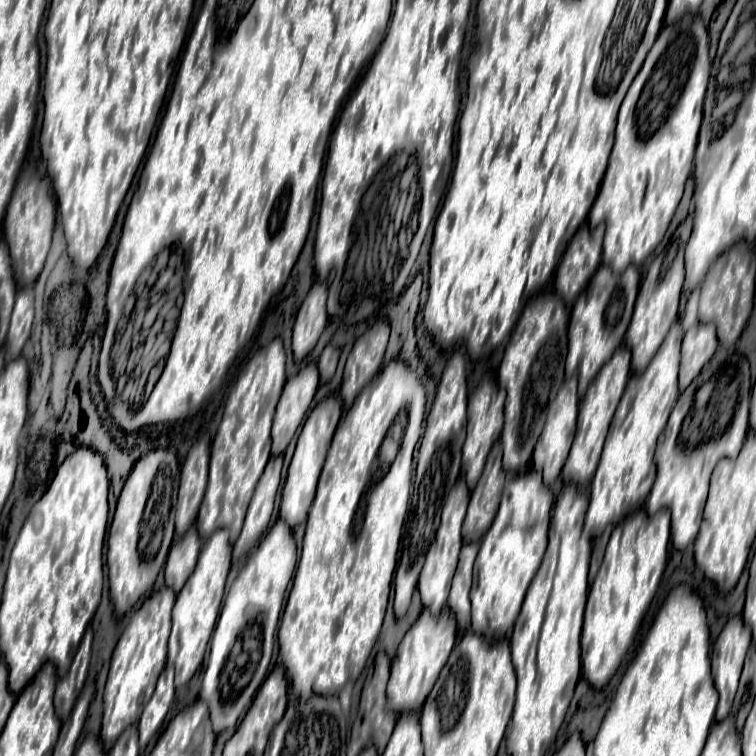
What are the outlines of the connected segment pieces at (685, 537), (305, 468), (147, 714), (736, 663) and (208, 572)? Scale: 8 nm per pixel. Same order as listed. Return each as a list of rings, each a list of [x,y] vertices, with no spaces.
[[[709,363],[687,388],[687,391],[683,395],[680,395],[669,416],[655,452],[656,479],[644,503],[646,512],[650,516],[655,515],[659,509],[663,508],[671,511],[671,541],[675,549],[687,549],[689,545],[693,545],[693,541],[695,541],[695,537],[699,533],[701,519],[703,519],[703,507],[705,507],[705,501],[707,501],[711,473],[713,473],[715,465],[721,459],[725,459],[725,457],[733,457],[735,459],[735,455],[739,455],[739,451],[741,451],[741,447],[745,443],[747,431],[749,431],[749,389],[741,387],[741,391],[739,391],[739,403],[737,403],[733,421],[731,421],[729,429],[723,433],[723,437],[713,439],[709,443],[703,443],[703,445],[699,445],[693,451],[677,447],[677,443],[679,443],[679,431],[681,431],[681,423],[683,423],[682,419],[685,419],[685,413],[687,413],[689,405],[694,404],[697,390],[707,381],[705,375],[703,375],[707,367],[709,367]]]
[[[327,397],[323,403],[319,403],[307,417],[299,441],[297,441],[297,449],[293,455],[293,461],[289,465],[289,475],[283,487],[283,497],[281,497],[281,509],[279,509],[279,517],[293,529],[299,523],[307,521],[307,511],[311,509],[311,503],[315,499],[315,487],[319,481],[319,471],[323,469],[333,433],[339,425],[339,419],[343,415],[343,405],[337,397]]]
[[[167,665],[157,681],[157,689],[151,701],[145,705],[145,711],[139,721],[139,747],[145,751],[149,741],[161,733],[169,707],[173,703],[175,685],[173,685],[173,667]]]
[[[739,617],[731,619],[721,631],[713,647],[713,667],[715,667],[715,687],[719,691],[719,705],[715,721],[723,721],[731,713],[731,705],[737,693],[743,661],[751,645],[751,633]]]
[[[219,529],[205,541],[205,545],[199,553],[197,567],[175,601],[173,631],[171,631],[171,639],[169,639],[169,663],[175,667],[175,685],[177,687],[187,685],[191,681],[191,677],[195,675],[195,671],[201,667],[207,643],[215,629],[217,617],[221,613],[225,581],[227,581],[227,575],[231,569],[231,549],[229,549],[227,537],[229,537],[227,531]]]

